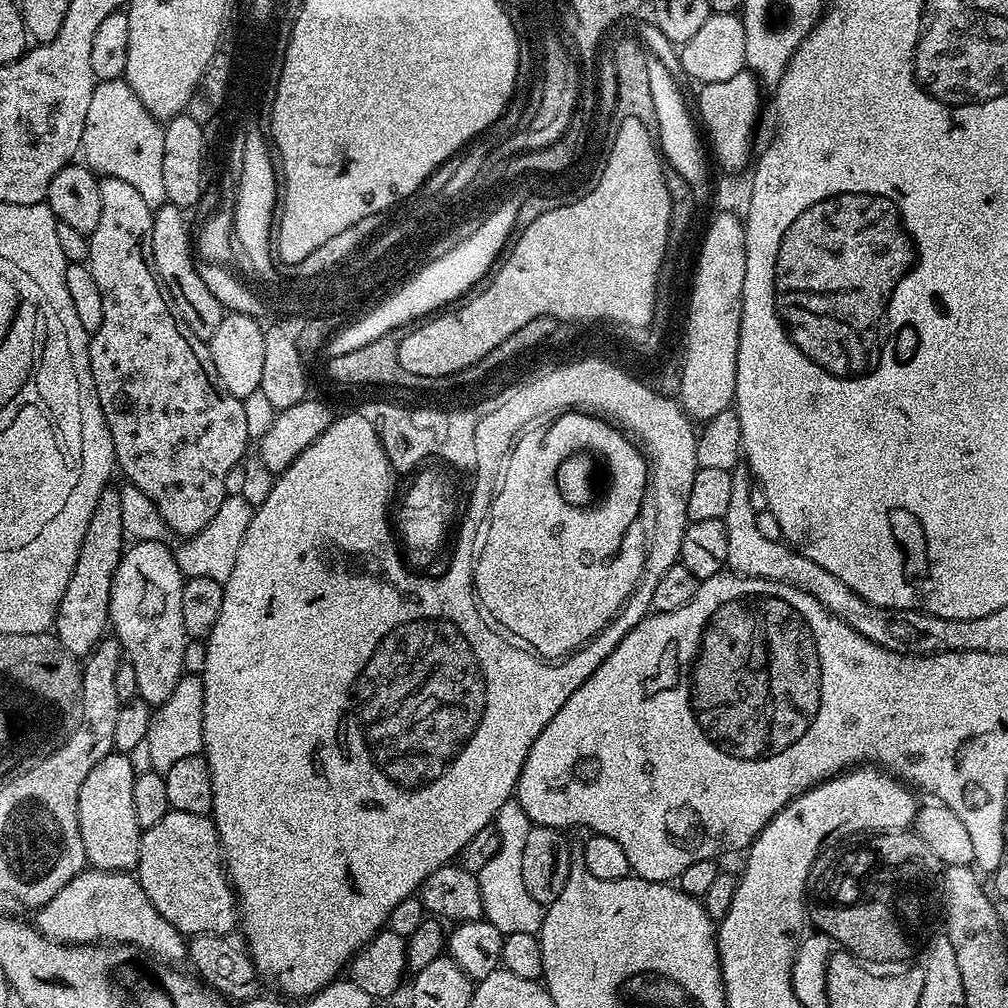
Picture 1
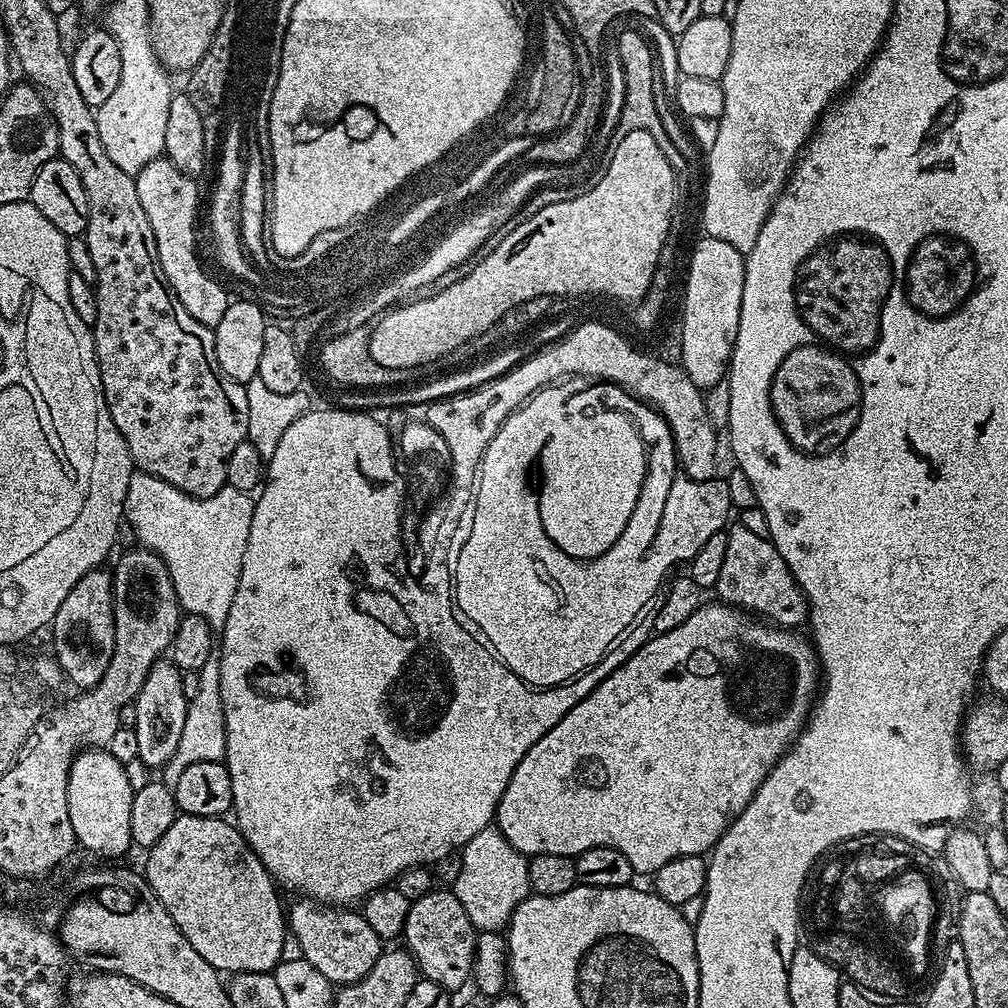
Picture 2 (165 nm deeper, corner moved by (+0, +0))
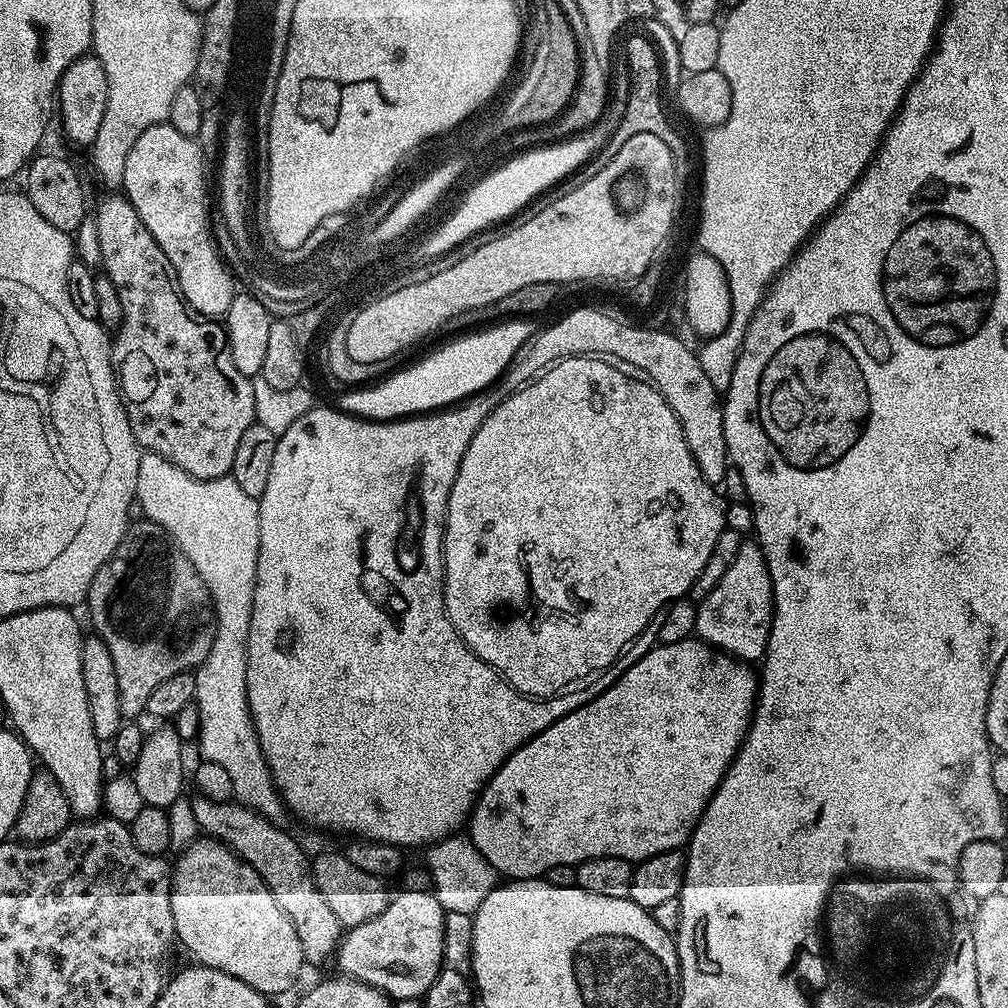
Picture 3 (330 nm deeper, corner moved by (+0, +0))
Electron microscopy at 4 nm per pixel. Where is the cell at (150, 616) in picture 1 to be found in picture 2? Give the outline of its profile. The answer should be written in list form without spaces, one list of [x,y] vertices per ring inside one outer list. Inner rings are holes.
[[[167,659],[156,661],[133,701],[135,706],[134,732],[138,738],[138,758],[152,770],[162,768],[173,756],[188,713],[188,700],[182,689],[180,669]]]

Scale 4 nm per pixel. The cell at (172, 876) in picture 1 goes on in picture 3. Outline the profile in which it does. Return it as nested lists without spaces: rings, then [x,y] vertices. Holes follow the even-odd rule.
[[[196,838],[179,853],[172,868],[172,893],[170,910],[174,910],[174,926],[177,941],[193,956],[197,965],[222,970],[258,990],[269,998],[284,992],[306,968],[302,954],[302,942],[294,934],[290,918],[278,906],[274,894],[264,884],[264,879],[252,867],[240,859],[226,844],[211,838]]]

